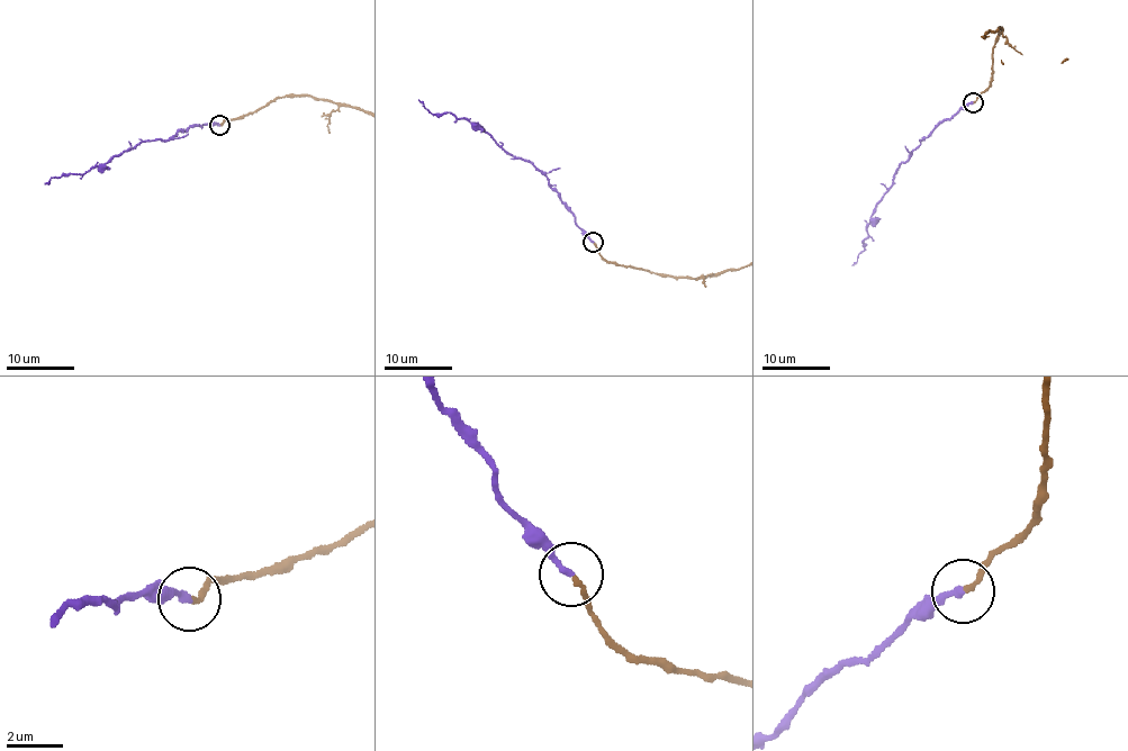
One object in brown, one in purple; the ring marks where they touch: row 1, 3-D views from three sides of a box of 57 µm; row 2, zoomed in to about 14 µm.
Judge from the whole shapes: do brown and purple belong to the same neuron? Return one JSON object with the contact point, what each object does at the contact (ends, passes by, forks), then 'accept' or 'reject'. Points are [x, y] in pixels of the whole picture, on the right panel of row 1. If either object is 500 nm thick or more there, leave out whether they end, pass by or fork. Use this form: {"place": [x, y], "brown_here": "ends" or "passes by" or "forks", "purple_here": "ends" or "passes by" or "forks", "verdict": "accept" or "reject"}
{"place": [973, 102], "brown_here": "ends", "purple_here": "ends", "verdict": "accept"}

